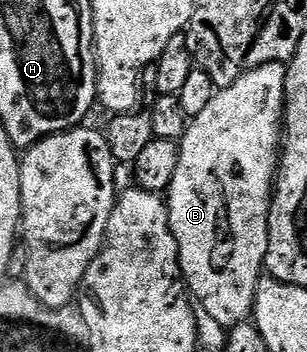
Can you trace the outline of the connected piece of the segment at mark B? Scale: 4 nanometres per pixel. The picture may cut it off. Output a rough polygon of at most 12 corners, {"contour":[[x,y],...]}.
{"contour":[[263,64],[185,127],[167,191],[200,309],[248,323],[283,146]]}

